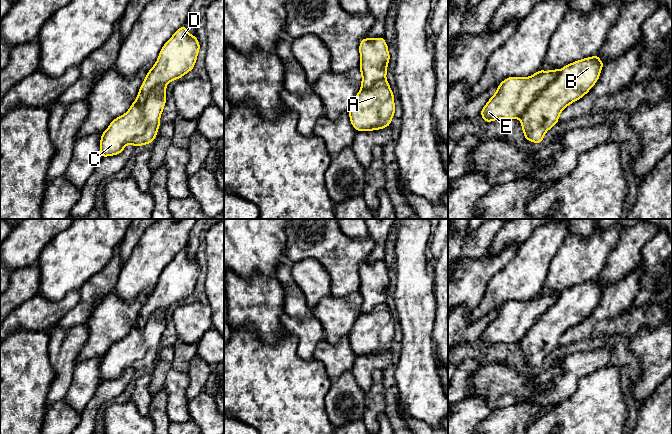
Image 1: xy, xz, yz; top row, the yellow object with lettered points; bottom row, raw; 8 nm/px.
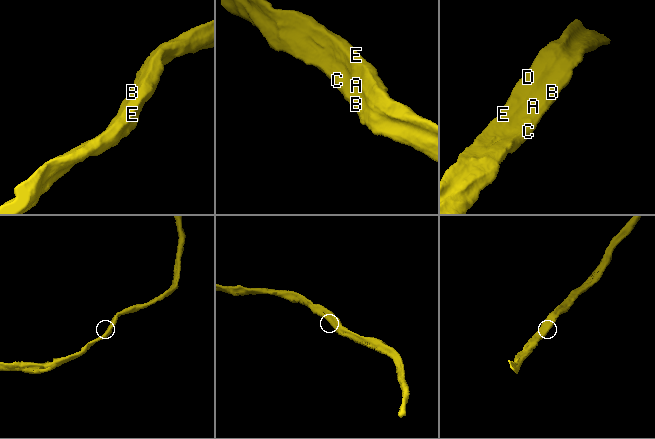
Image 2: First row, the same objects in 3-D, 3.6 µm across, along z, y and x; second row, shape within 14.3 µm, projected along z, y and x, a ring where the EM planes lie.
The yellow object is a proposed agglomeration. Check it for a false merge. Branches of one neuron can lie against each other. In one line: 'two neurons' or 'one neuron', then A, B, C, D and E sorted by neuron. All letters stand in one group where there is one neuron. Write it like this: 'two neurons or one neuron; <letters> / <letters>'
two neurons; A B C / D E

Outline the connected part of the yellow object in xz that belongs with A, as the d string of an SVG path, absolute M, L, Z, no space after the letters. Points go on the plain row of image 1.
M386 303L370 313L361 312L348 336L356 355L372 355L389 351L395 339L394 318Z

